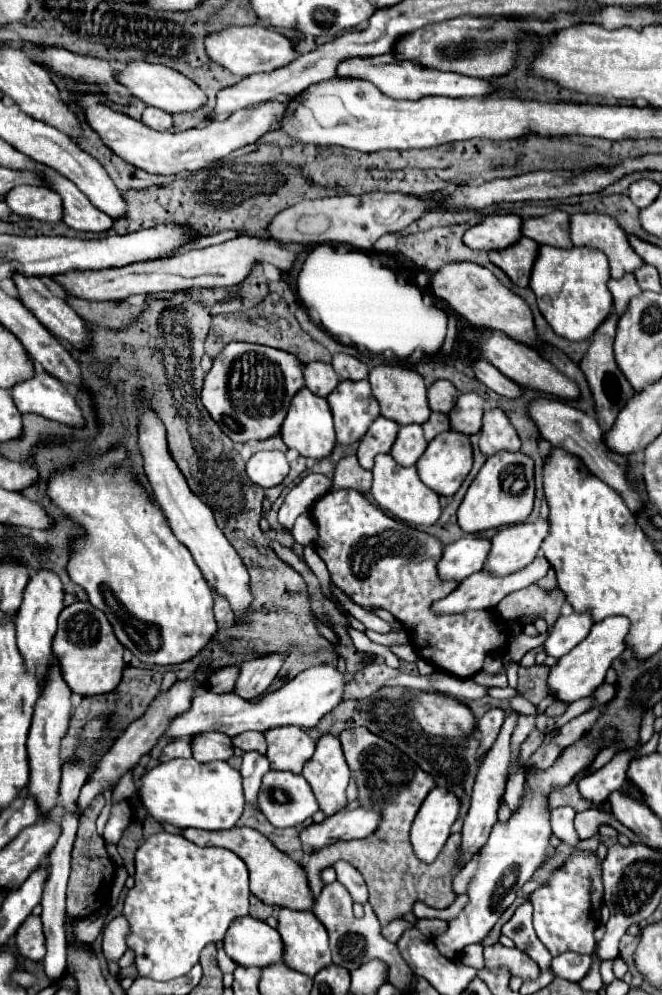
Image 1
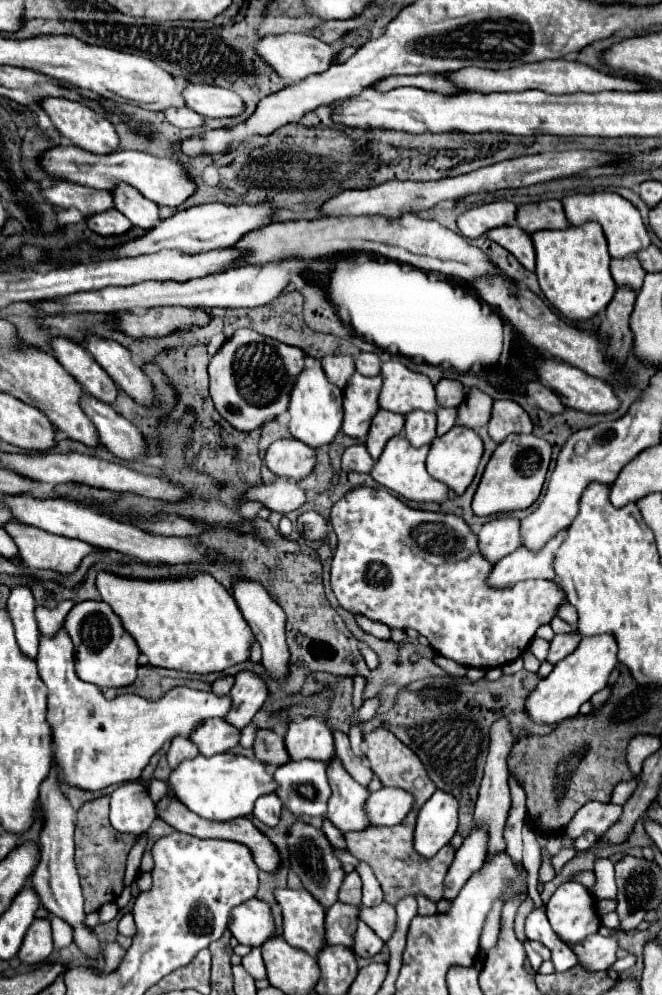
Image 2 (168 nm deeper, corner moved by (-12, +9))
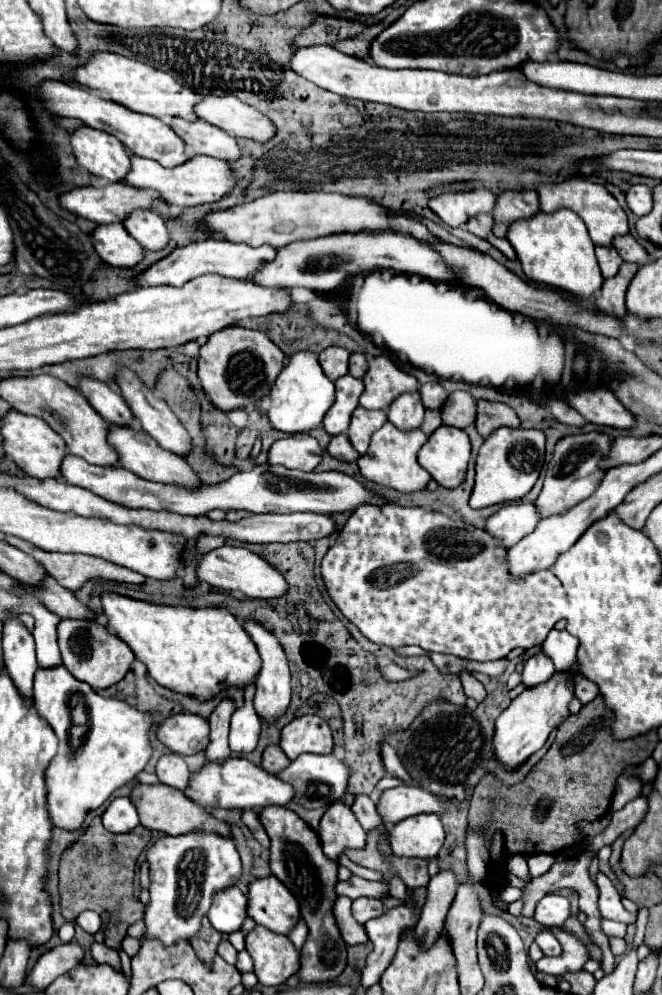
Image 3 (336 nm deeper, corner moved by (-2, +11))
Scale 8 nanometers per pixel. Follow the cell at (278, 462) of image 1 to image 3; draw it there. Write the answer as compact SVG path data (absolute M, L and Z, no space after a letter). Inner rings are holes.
M288 436L272 444L268 452L270 464L282 464L286 468L298 468L312 472L322 460L322 448L312 436Z

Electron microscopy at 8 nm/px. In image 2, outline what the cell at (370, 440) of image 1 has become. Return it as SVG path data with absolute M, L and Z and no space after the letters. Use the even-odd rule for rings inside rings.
M378 410L378 414L372 420L368 438L366 438L366 448L372 456L372 460L378 460L382 454L386 442L394 436L398 436L404 430L404 416L394 414L390 410Z

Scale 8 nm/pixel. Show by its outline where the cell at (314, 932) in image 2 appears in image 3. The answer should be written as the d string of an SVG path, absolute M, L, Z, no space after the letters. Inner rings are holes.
M274 876L250 882L248 916L276 934L288 934L300 920L296 898Z

